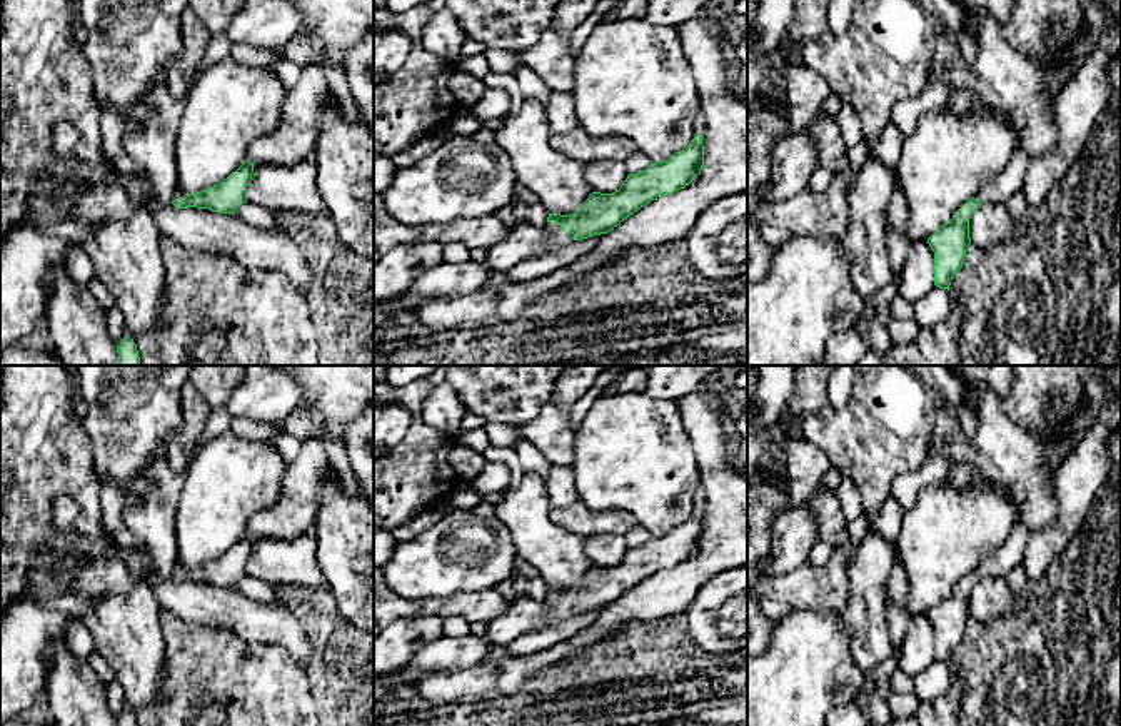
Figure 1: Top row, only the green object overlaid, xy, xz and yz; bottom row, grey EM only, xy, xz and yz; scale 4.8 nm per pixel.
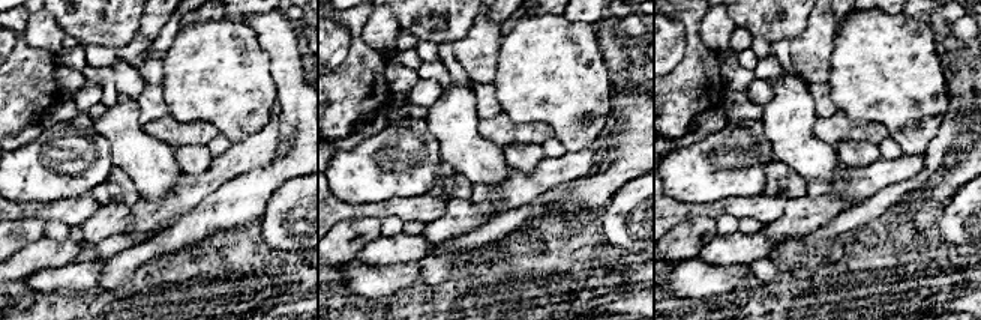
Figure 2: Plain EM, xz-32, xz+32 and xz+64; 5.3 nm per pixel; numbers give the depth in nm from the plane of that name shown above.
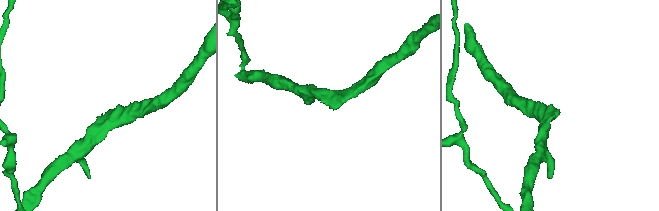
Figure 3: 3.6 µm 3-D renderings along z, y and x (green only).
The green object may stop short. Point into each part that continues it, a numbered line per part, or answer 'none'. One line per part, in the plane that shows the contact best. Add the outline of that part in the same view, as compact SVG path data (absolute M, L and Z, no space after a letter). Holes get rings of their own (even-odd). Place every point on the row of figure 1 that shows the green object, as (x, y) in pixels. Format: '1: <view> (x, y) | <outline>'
1: xz (557, 239) | M547 222L544 227L549 232L549 254L559 252L574 242L574 235L566 234L557 222Z

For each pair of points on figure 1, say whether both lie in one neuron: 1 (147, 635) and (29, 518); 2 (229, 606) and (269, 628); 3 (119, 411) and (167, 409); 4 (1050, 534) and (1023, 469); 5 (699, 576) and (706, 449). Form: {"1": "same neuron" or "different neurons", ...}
{"1": "same neuron", "2": "same neuron", "3": "same neuron", "4": "different neurons", "5": "same neuron"}

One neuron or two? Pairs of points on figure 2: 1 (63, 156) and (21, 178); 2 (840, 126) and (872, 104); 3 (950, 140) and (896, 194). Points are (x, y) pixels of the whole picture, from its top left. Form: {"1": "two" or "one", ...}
{"1": "one", "2": "two", "3": "one"}

